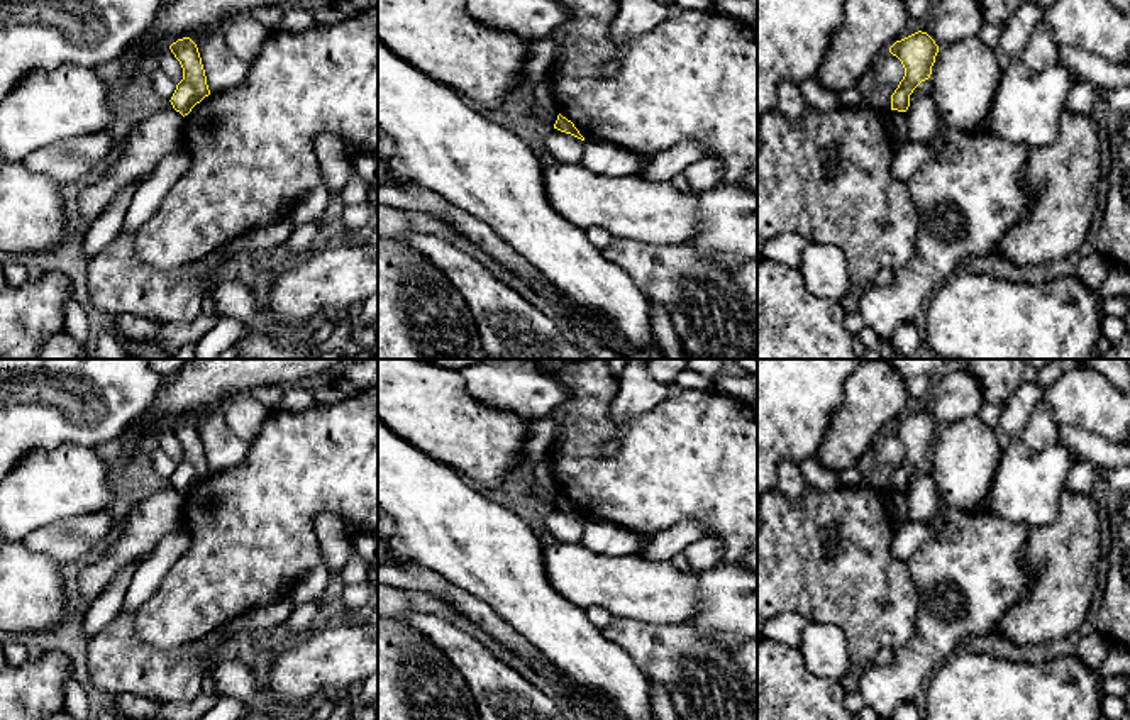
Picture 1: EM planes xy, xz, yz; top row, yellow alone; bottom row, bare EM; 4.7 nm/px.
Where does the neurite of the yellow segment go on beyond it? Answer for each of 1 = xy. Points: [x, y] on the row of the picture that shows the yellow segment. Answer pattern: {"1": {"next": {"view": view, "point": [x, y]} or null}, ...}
{"1": {"next": null}}

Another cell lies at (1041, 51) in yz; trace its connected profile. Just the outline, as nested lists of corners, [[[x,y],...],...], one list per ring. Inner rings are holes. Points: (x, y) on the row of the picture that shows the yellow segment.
[[[1044,19],[1035,25],[1018,59],[1032,71],[1042,71],[1050,64],[1061,63],[1059,44],[1052,36],[1050,25]]]

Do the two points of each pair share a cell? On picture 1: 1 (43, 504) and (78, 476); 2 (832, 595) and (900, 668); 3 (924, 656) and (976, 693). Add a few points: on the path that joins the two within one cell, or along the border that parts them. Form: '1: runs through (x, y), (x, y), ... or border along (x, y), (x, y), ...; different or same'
1: runs through (51, 495), (70, 480); same
2: border along (917, 617), (913, 634), (895, 651); different
3: border along (963, 648), (952, 653), (925, 683); different

